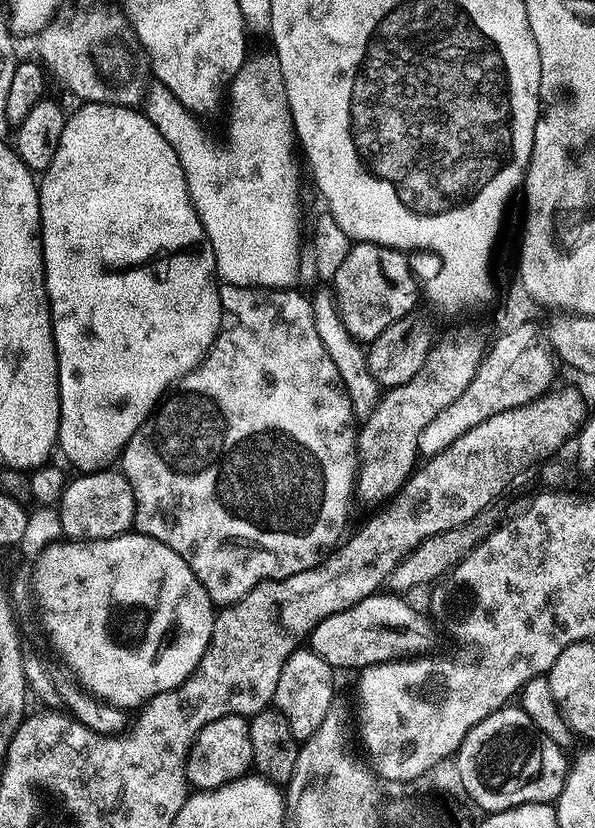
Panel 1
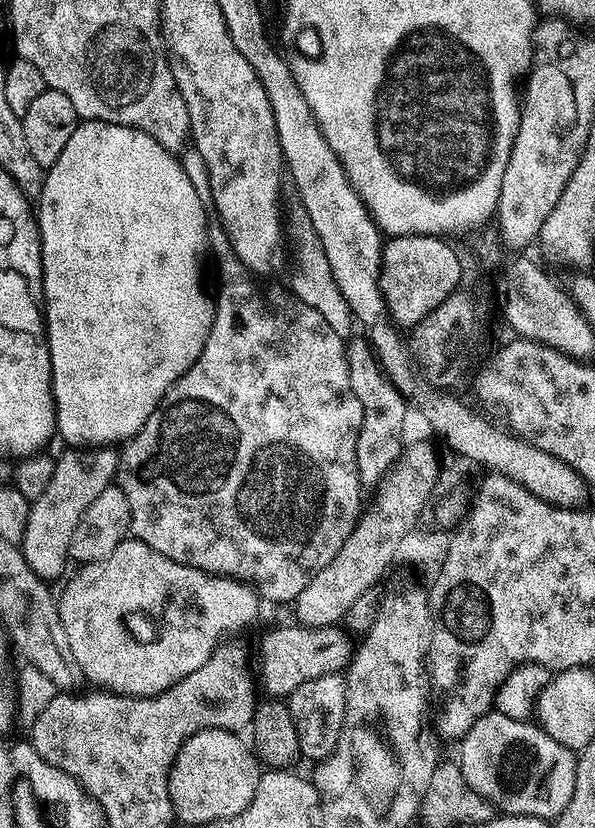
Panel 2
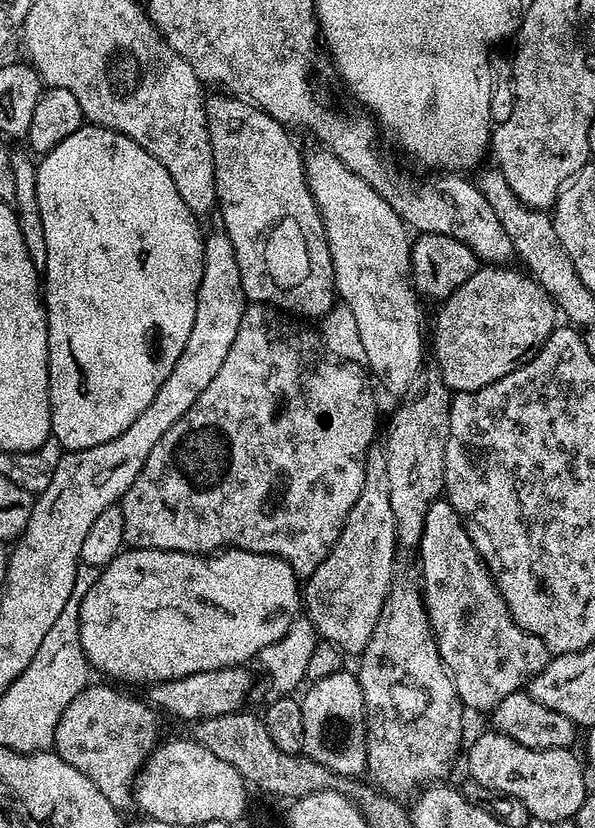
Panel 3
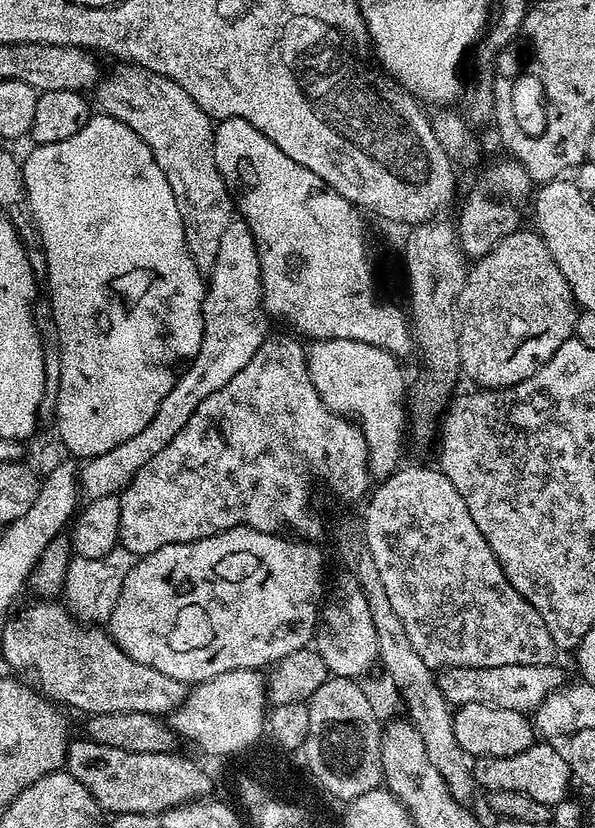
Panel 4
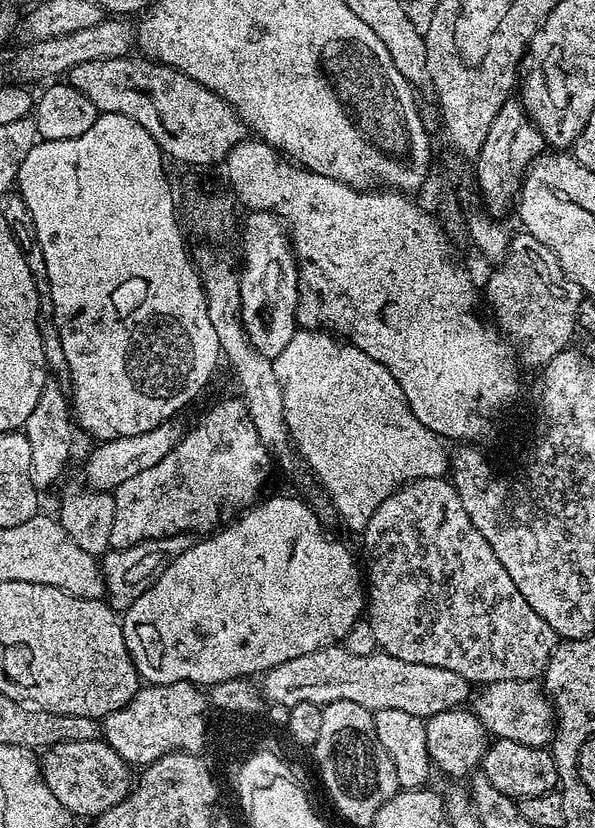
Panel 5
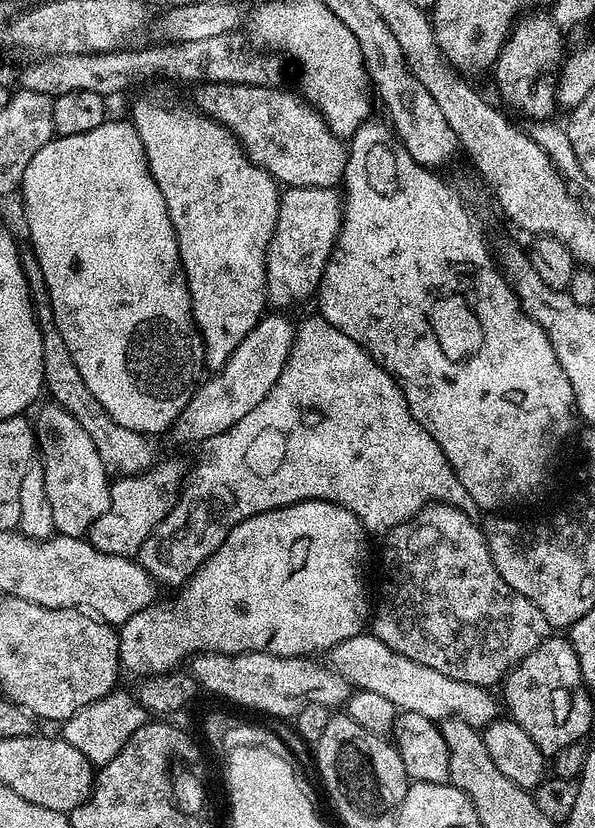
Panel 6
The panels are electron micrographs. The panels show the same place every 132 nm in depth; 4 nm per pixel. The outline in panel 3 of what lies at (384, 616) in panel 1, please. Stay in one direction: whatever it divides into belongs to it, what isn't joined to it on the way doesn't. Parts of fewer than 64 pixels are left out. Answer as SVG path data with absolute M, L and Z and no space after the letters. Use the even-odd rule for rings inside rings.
M245 665L200 671L178 679L164 680L151 685L146 693L149 703L163 713L170 713L182 720L196 722L210 717L225 716L241 709L241 704L252 688L250 668Z

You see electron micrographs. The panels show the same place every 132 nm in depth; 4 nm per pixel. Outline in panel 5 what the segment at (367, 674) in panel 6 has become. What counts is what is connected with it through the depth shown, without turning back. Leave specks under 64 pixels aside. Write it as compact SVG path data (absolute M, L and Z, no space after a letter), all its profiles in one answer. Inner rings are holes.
M539 679L507 680L485 684L471 697L470 711L482 722L489 737L522 742L522 746L535 748L548 748L552 743L554 731L552 702Z

